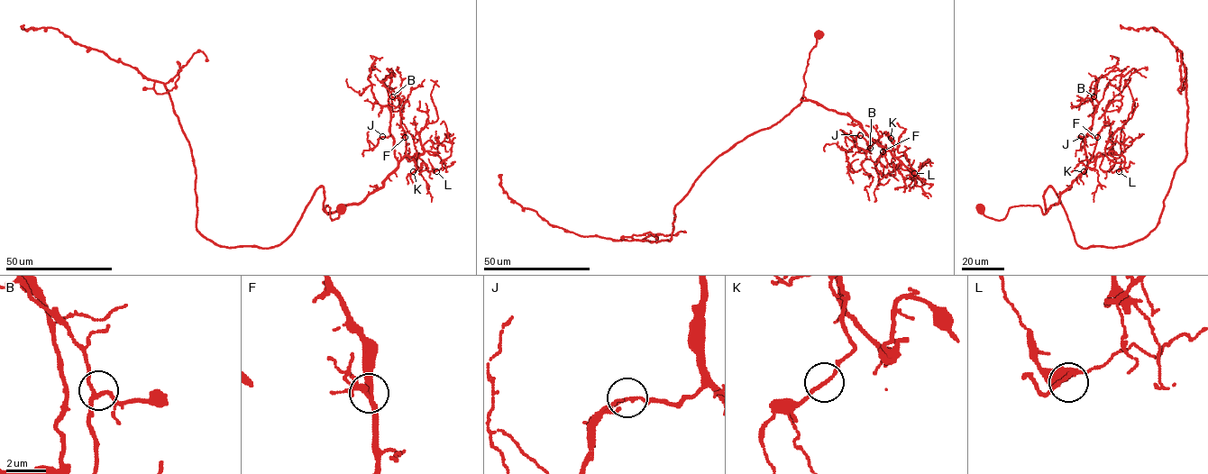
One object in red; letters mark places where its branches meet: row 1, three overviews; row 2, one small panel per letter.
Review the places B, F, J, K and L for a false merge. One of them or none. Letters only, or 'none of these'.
none of these

